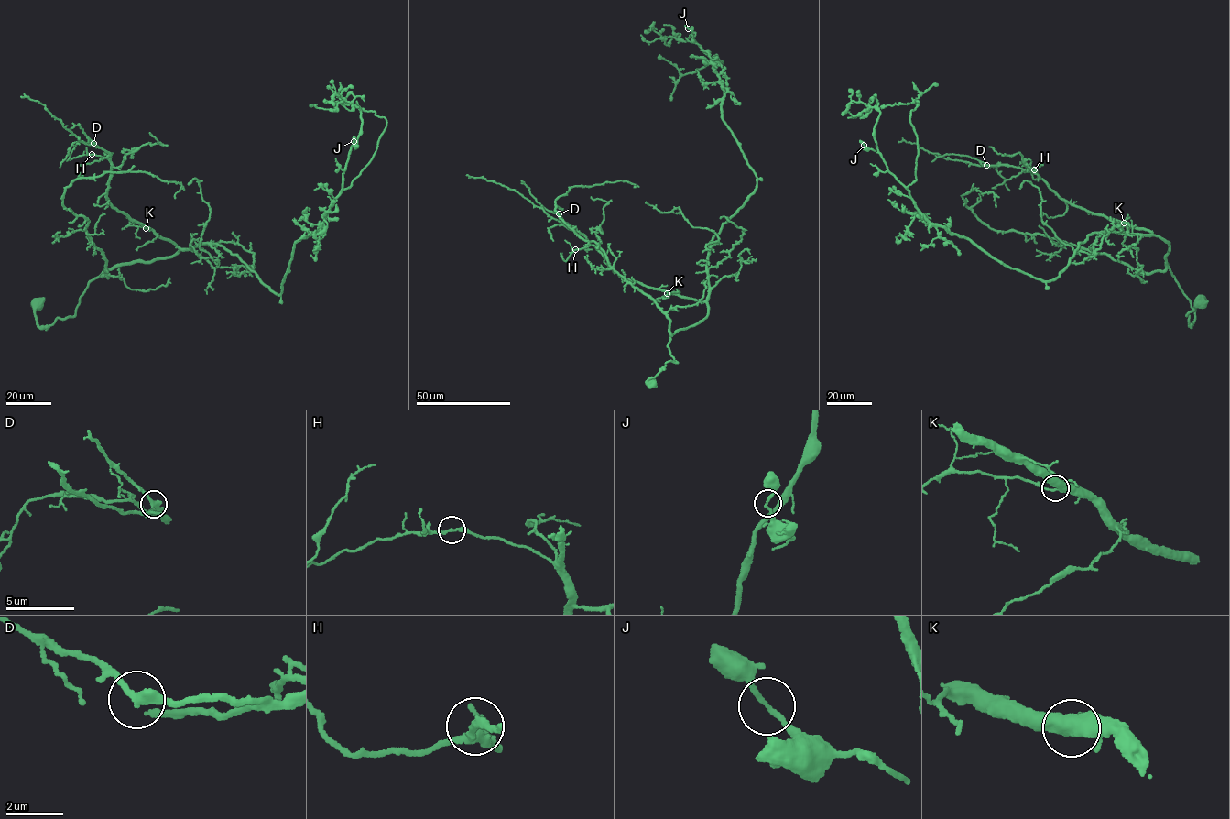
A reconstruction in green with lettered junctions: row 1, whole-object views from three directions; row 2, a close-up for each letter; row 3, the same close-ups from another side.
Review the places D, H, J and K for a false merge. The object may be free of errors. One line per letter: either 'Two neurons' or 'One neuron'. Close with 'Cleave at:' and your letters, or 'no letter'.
D: One neuron
H: One neuron
J: One neuron
K: One neuron
Cleave at: no letter

